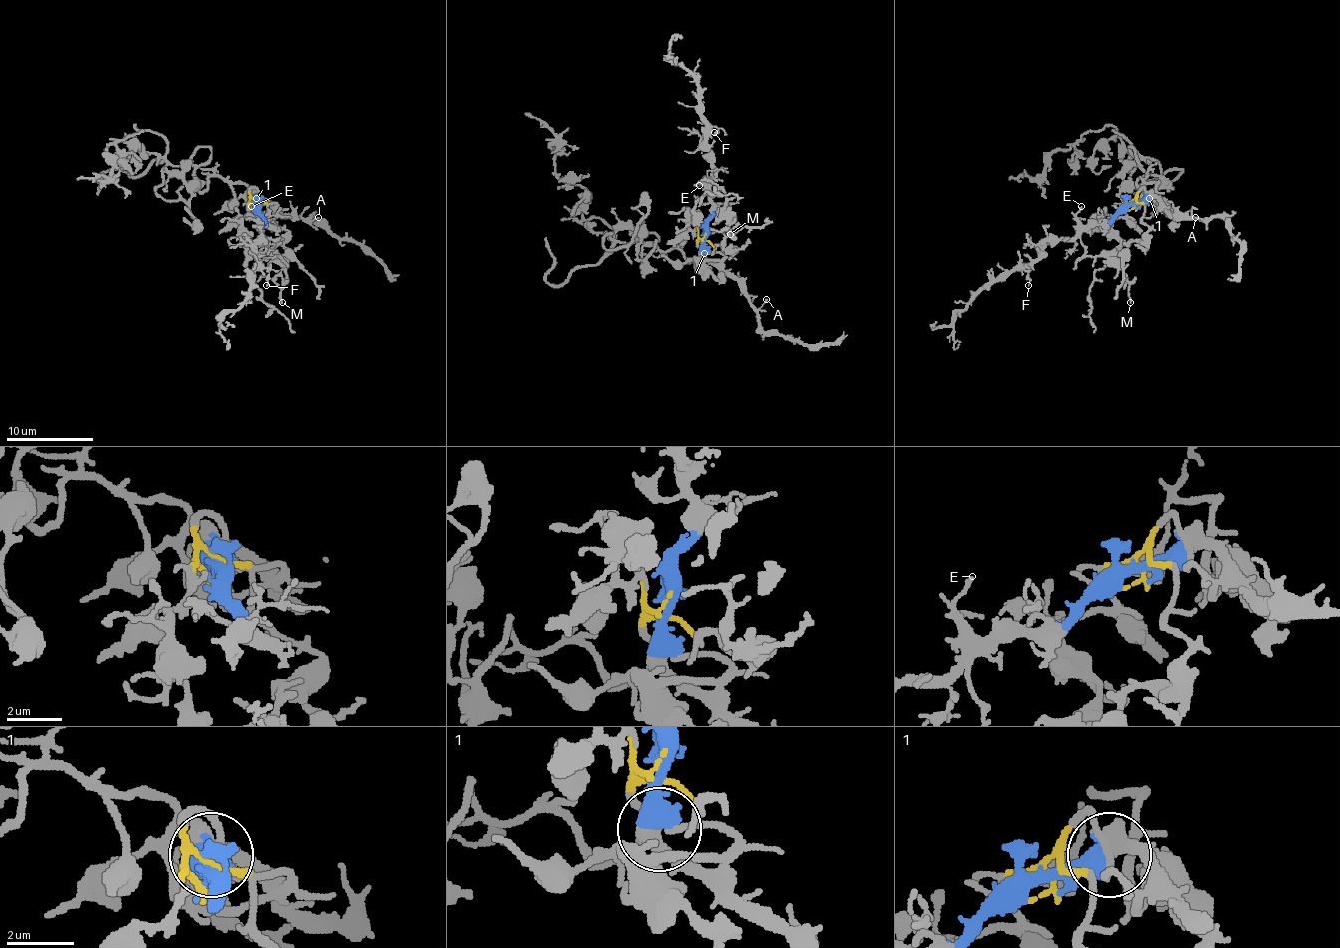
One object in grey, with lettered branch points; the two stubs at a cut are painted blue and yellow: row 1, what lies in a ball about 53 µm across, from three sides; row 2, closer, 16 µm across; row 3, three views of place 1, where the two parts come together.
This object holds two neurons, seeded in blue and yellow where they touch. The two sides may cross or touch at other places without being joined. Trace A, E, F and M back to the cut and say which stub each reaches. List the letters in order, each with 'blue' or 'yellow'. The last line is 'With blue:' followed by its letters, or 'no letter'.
A: blue
E: blue
F: blue
M: yellow
With blue: A, E, F

